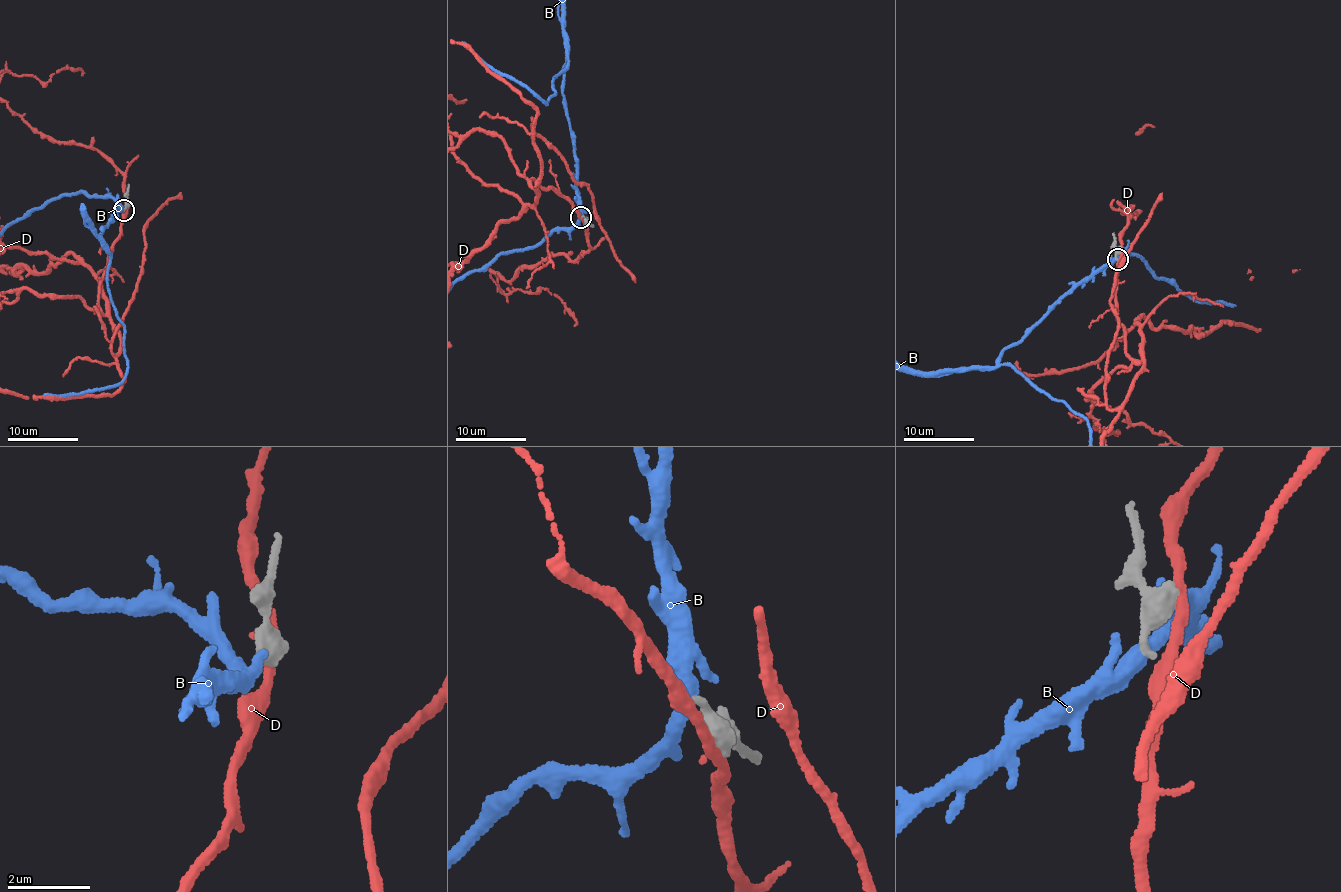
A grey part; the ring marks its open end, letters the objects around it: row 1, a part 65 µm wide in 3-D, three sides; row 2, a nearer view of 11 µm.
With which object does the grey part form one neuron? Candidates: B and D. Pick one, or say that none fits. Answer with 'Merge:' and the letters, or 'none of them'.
Merge: none of them

